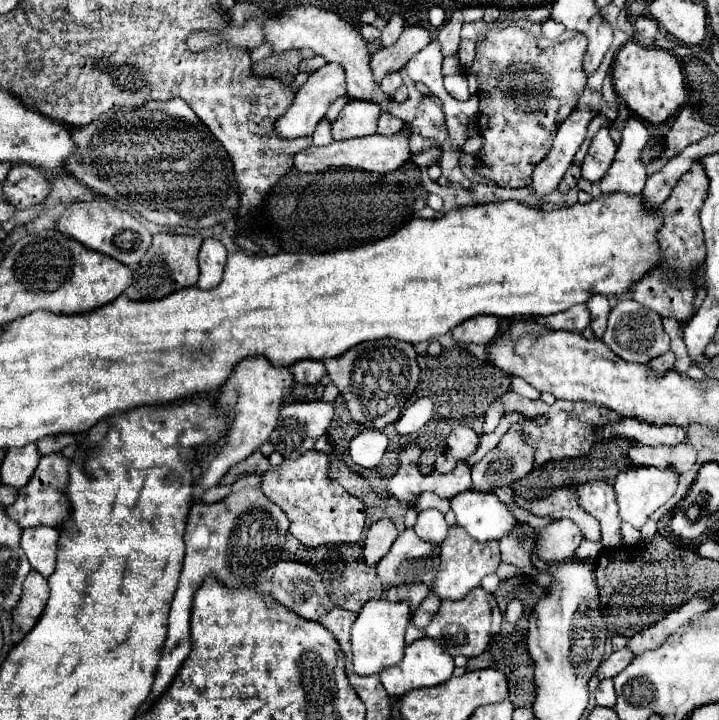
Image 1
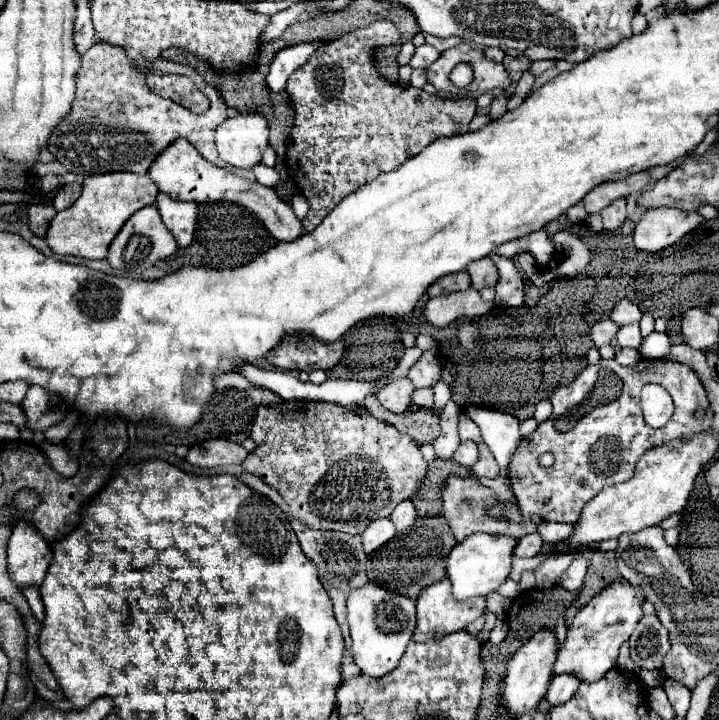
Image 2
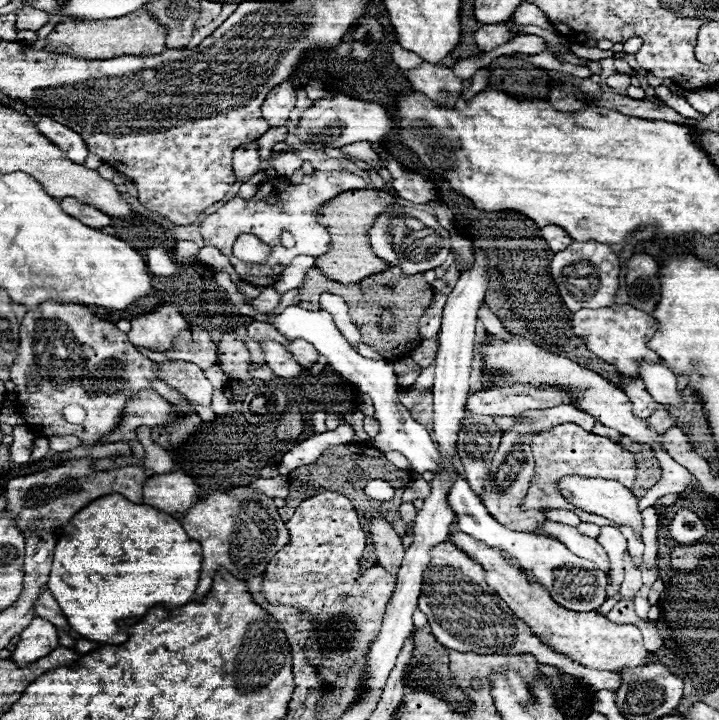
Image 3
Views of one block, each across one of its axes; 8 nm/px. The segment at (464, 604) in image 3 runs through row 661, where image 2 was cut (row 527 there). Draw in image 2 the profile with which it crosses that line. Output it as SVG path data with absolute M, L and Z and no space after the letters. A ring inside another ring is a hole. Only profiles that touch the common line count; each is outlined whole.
M540 522L538 526L538 534L542 536L544 542L562 542L568 538L568 534L572 532L572 524L552 524L552 522Z

